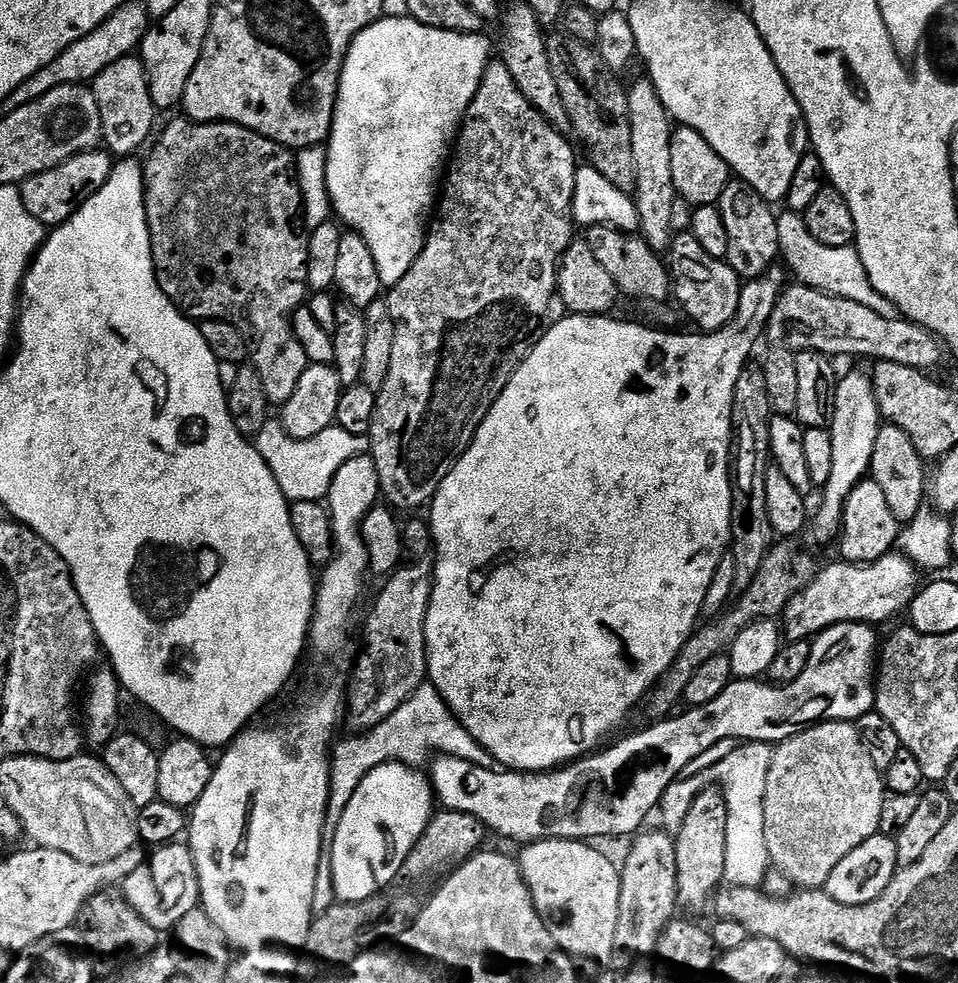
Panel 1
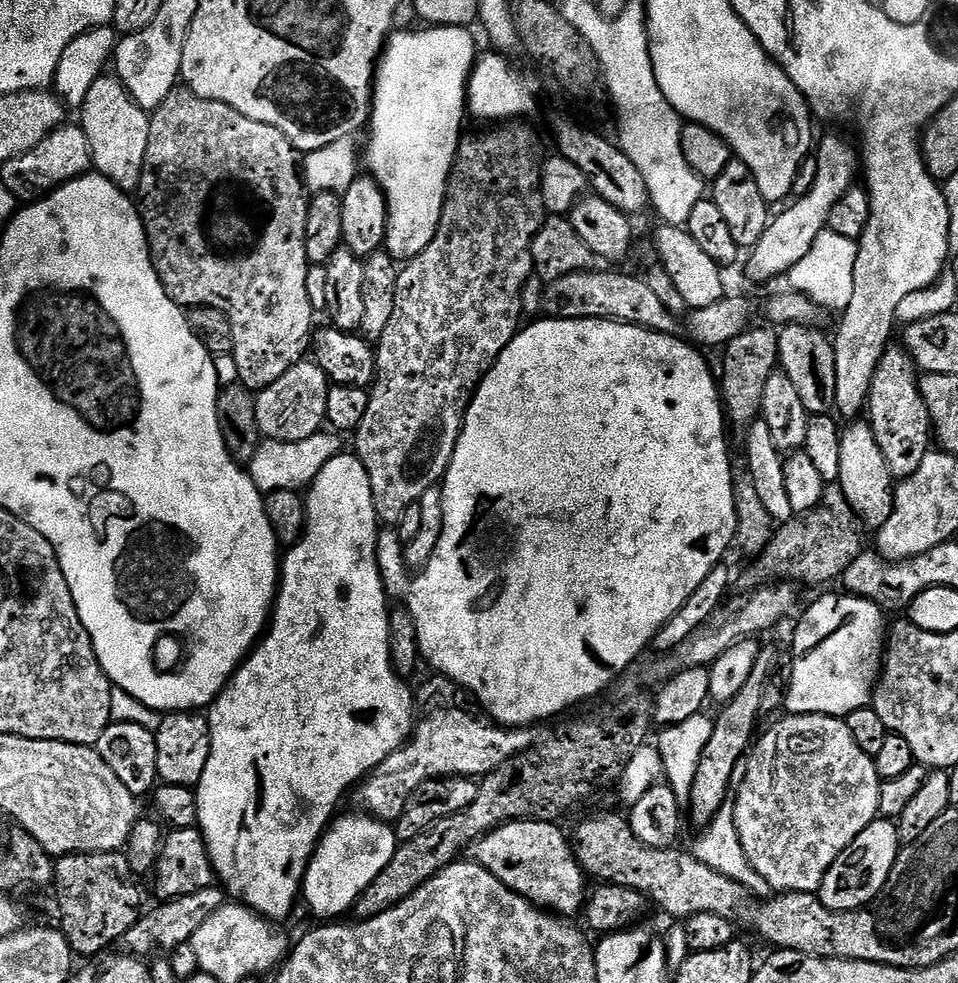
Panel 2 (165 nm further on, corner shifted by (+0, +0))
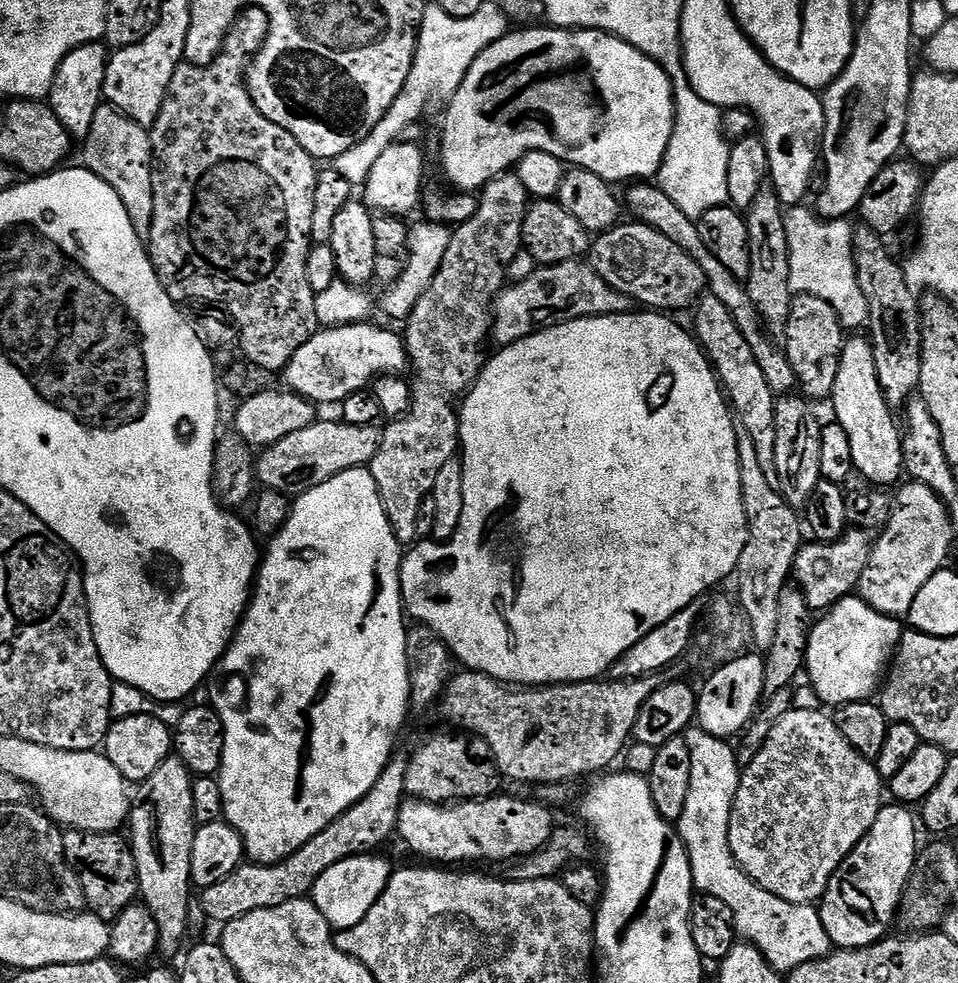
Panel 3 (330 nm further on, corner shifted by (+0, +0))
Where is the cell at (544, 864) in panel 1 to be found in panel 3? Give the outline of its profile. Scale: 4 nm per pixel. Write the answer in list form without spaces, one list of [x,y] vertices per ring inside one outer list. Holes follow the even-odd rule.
[[[504,795],[489,796],[486,800],[465,800],[451,806],[405,799],[404,805],[398,810],[396,823],[399,839],[404,839],[404,844],[410,851],[425,856],[428,859],[425,861],[435,862],[440,866],[464,866],[460,864],[472,864],[475,860],[517,860],[520,856],[538,850],[552,837],[554,821],[548,813],[551,811],[535,799],[519,800],[516,796]]]

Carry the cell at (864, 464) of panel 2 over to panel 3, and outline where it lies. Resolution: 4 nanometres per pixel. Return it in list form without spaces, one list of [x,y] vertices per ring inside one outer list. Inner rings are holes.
[[[853,335],[845,339],[842,358],[838,362],[838,379],[830,397],[830,405],[836,411],[835,423],[850,434],[850,450],[854,453],[854,469],[874,486],[901,483],[904,468],[902,432],[896,429],[893,409],[888,407],[878,382],[878,366],[874,366],[874,350],[871,339]]]

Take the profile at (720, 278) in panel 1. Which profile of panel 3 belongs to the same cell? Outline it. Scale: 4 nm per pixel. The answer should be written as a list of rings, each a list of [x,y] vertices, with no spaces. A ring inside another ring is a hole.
[[[621,222],[591,241],[592,269],[600,275],[602,282],[614,286],[614,290],[627,292],[637,305],[645,309],[691,309],[706,292],[702,268],[658,229],[641,222],[633,223]]]

